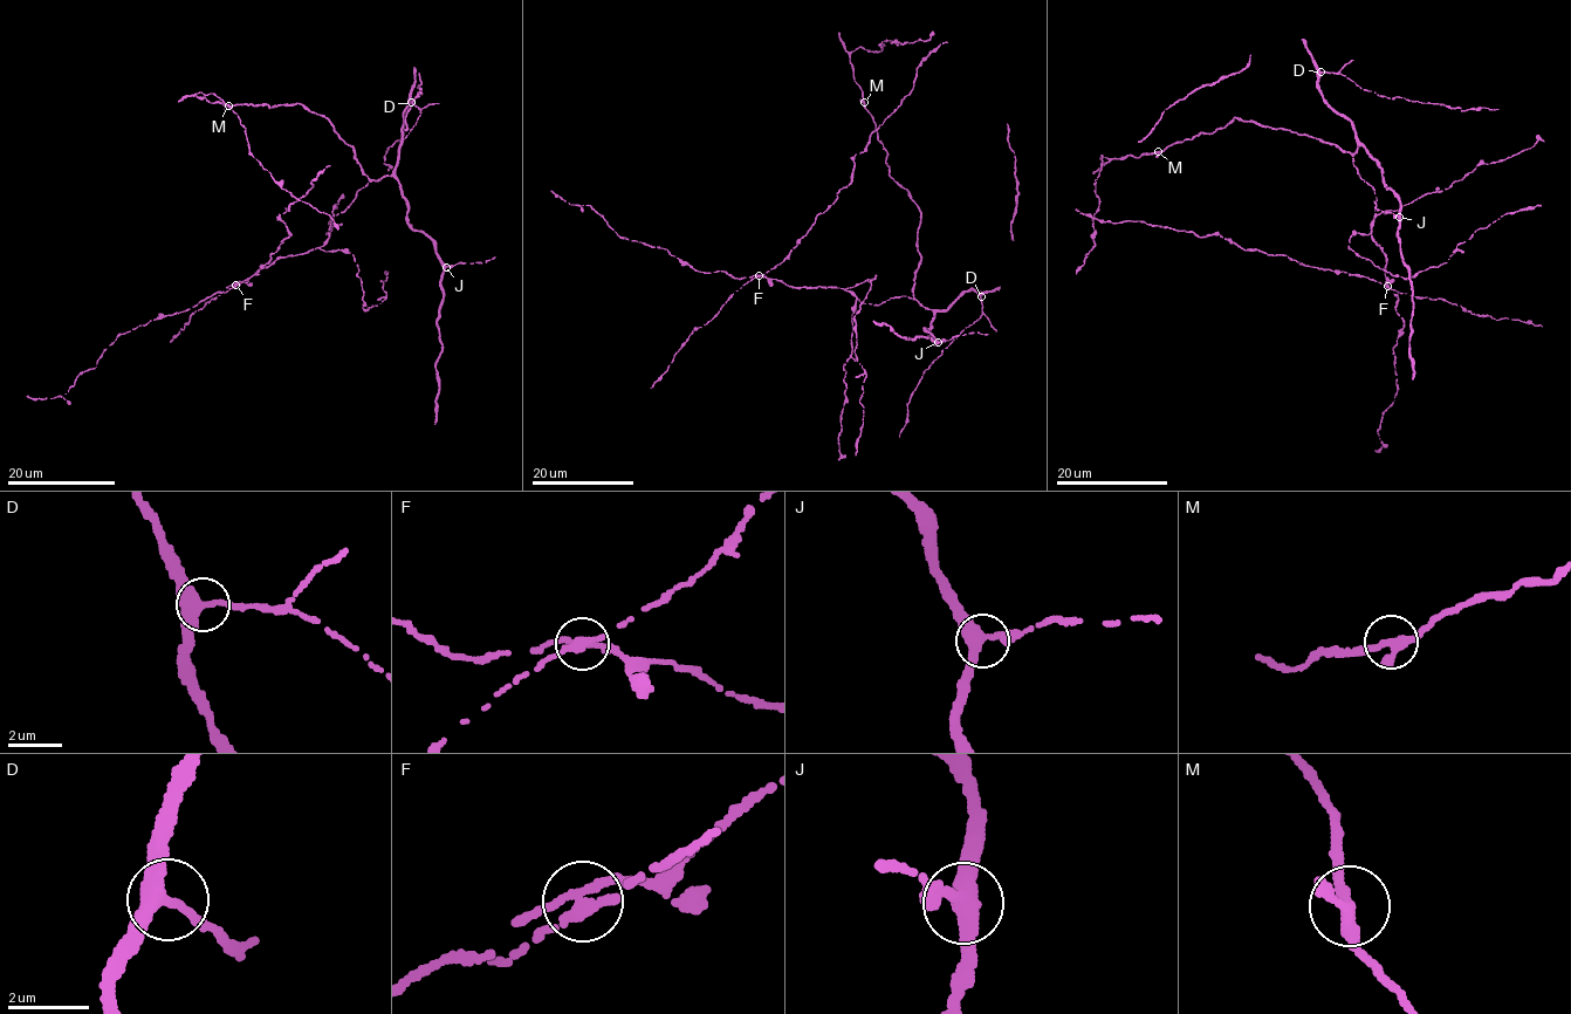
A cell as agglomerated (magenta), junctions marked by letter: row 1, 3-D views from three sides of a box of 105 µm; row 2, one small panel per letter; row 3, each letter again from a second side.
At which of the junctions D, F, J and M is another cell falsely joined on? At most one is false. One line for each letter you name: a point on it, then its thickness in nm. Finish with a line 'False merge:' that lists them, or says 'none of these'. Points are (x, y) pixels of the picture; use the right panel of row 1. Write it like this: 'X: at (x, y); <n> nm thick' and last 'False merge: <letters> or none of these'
F: at (1387, 286); 280 nm thick
False merge: F

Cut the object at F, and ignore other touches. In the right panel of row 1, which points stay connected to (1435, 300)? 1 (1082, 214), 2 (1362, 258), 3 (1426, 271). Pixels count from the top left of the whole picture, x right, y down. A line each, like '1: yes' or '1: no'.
1: yes
2: no
3: no

